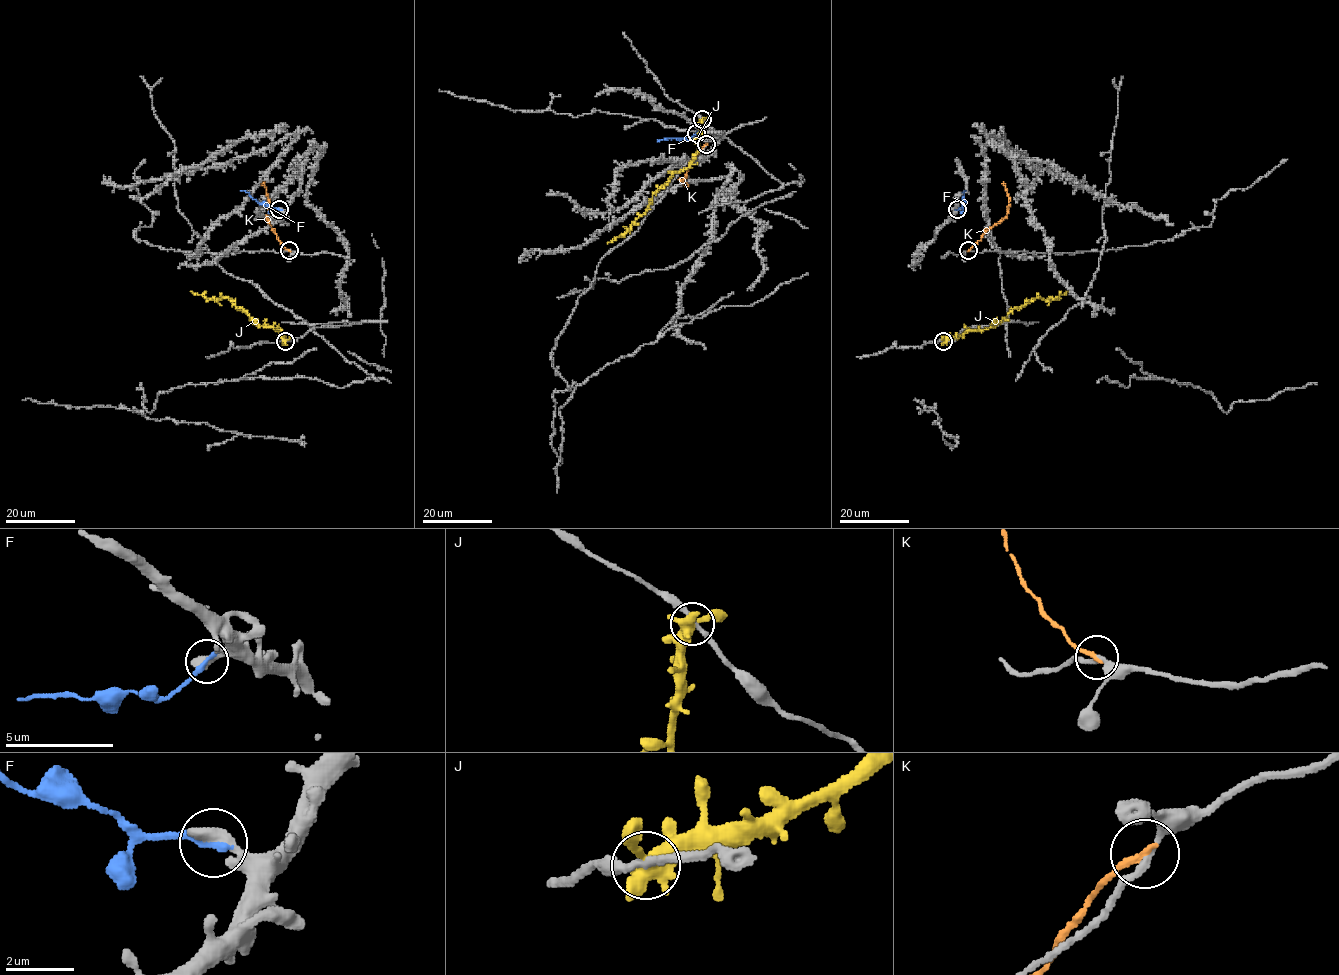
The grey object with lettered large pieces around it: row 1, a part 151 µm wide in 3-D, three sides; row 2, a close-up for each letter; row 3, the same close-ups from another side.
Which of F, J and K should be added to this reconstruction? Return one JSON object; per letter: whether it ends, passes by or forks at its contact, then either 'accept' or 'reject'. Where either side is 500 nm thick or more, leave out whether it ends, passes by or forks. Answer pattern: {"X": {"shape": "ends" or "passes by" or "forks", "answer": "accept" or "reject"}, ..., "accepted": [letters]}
{"F": {"shape": "ends", "answer": "reject"}, "J": {"shape": "forks", "answer": "reject"}, "K": {"shape": "ends", "answer": "reject"}, "accepted": []}

